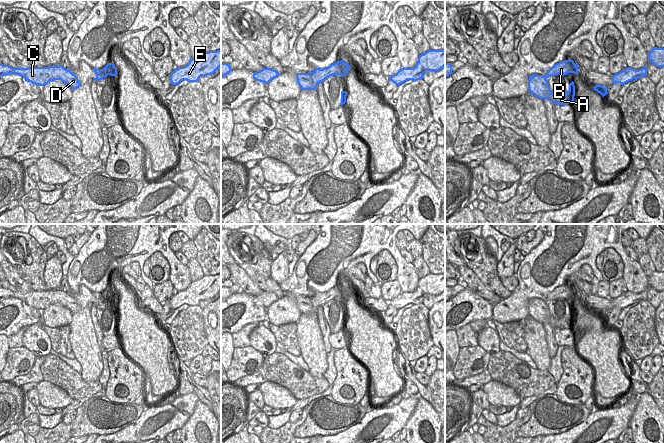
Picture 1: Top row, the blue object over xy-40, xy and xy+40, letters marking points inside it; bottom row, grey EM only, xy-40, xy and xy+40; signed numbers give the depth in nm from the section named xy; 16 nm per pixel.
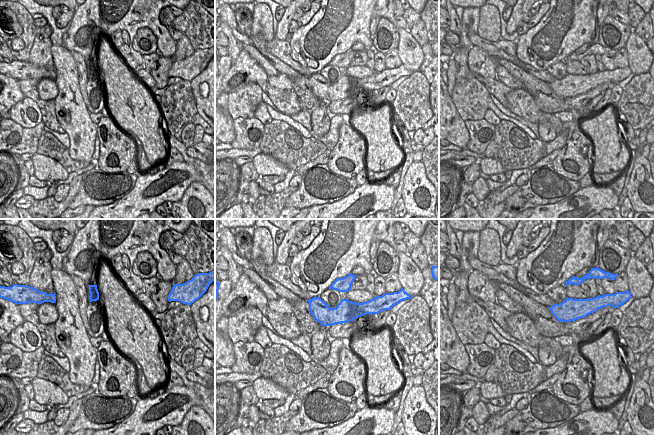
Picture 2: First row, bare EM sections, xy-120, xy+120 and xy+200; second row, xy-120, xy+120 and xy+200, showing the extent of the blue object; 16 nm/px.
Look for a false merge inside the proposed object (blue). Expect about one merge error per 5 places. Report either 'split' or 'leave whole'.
split

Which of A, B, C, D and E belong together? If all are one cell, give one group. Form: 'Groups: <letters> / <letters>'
Groups: A C D E / B.

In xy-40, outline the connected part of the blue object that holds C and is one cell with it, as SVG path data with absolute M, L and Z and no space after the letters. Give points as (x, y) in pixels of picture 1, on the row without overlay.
M0 288L0 301L8 298L17 298L24 301L27 305L44 310L50 305L61 304L71 310L72 313L77 313L81 310L78 301L70 294L59 290L48 291L29 291L29 292L12 292L9 289Z

